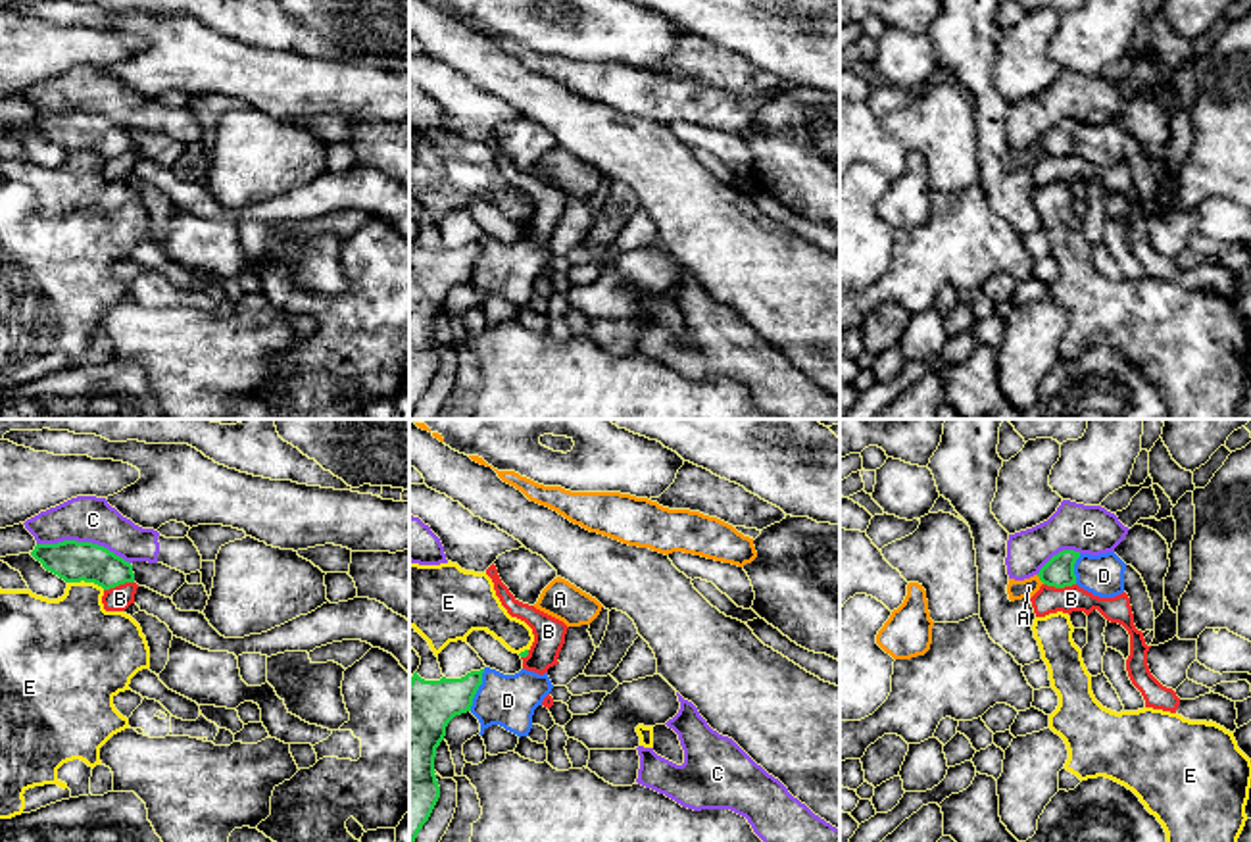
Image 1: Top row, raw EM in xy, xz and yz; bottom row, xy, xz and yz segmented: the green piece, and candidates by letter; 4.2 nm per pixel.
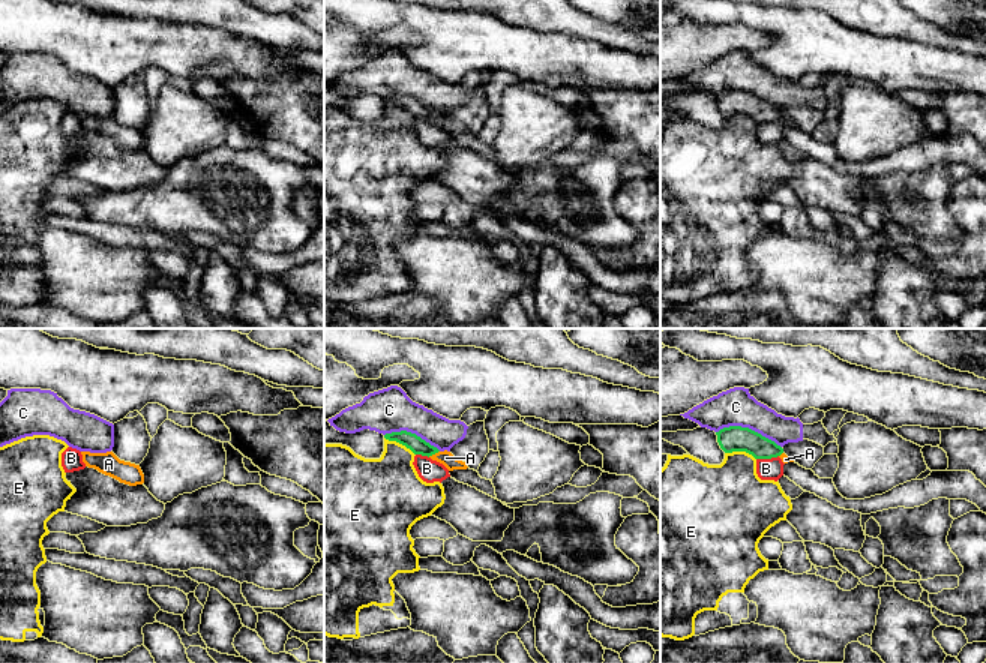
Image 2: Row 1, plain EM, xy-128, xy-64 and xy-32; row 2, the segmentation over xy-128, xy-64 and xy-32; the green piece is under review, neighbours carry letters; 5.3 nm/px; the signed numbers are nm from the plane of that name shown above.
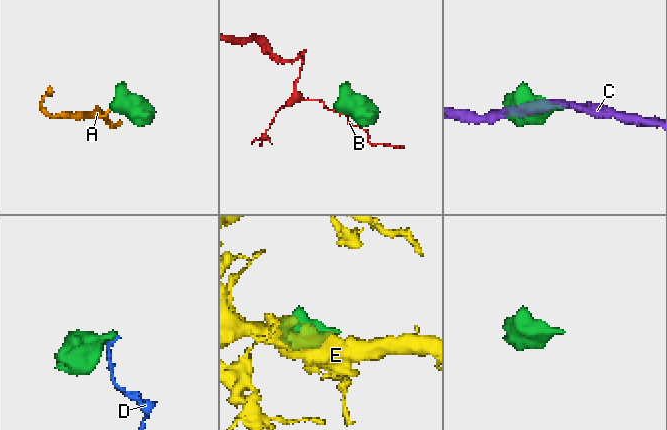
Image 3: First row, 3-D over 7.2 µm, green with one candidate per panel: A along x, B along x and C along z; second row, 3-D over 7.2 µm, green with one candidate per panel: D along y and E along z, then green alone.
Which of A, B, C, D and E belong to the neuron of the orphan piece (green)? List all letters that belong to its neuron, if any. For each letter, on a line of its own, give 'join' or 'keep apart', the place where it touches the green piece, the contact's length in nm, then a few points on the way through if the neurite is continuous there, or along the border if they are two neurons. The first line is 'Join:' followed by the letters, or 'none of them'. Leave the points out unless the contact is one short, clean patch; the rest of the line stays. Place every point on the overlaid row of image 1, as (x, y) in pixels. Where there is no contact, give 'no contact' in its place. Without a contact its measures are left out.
Join: A
A: join; contact yz (1040, 579); length 50 nm; way yz (1059, 571), (1040, 579), (1029, 587)
B: keep apart; contact yz (1059, 587); length 140 nm; border yz (1044, 583), (1055, 587), (1075, 585)
C: keep apart; contact xy (83, 543); length 400 nm; border xy (37, 543), (91, 541), (106, 546), (129, 564)
D: keep apart; contact xz (477, 689); length 190 nm
E: keep apart; contact xy (87, 581); length 160 nm; border xy (68, 581), (93, 581), (104, 589)

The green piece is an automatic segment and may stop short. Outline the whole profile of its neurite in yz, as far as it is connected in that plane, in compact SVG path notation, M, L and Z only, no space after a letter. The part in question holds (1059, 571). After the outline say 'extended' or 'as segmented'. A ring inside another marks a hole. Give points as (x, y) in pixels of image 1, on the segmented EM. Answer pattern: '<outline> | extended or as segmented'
M1063 550L1057 556L1053 556L1038 575L1024 579L1024 581L1015 581L1009 579L1007 584L1007 594L1009 600L1022 600L1022 598L1032 598L1042 584L1055 586L1055 588L1065 588L1076 584L1076 575L1074 575L1074 563L1080 557L1080 552L1074 550Z | extended

